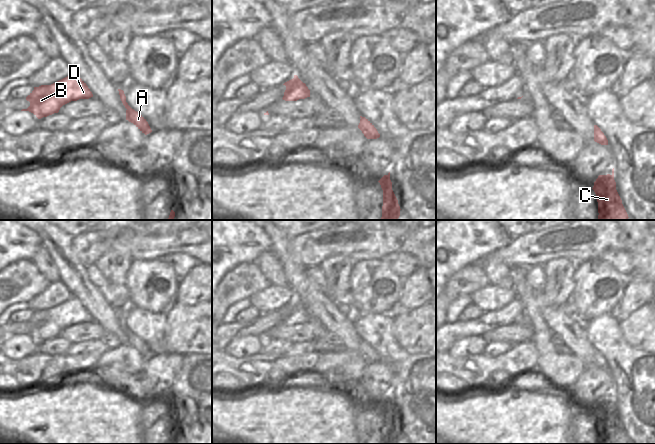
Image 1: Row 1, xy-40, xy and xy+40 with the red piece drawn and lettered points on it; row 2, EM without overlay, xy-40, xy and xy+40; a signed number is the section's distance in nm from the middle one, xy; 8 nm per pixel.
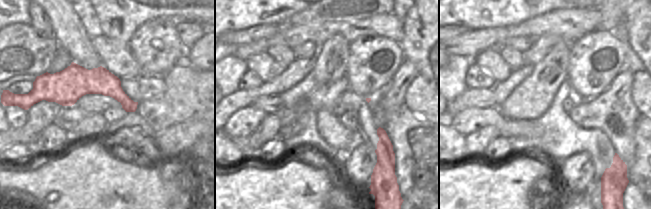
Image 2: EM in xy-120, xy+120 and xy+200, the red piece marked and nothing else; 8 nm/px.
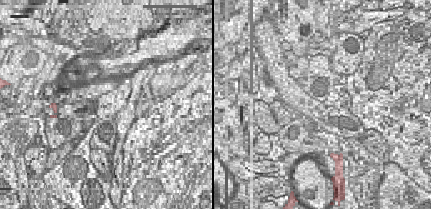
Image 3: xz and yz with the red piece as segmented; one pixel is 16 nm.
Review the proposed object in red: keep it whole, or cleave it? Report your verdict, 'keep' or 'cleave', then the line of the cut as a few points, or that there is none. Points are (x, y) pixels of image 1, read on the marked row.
cleave | xy (377, 131), (366, 137)

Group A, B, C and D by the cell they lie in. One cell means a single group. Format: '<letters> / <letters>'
A B D / C

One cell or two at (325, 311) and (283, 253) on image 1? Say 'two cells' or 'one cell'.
one cell

